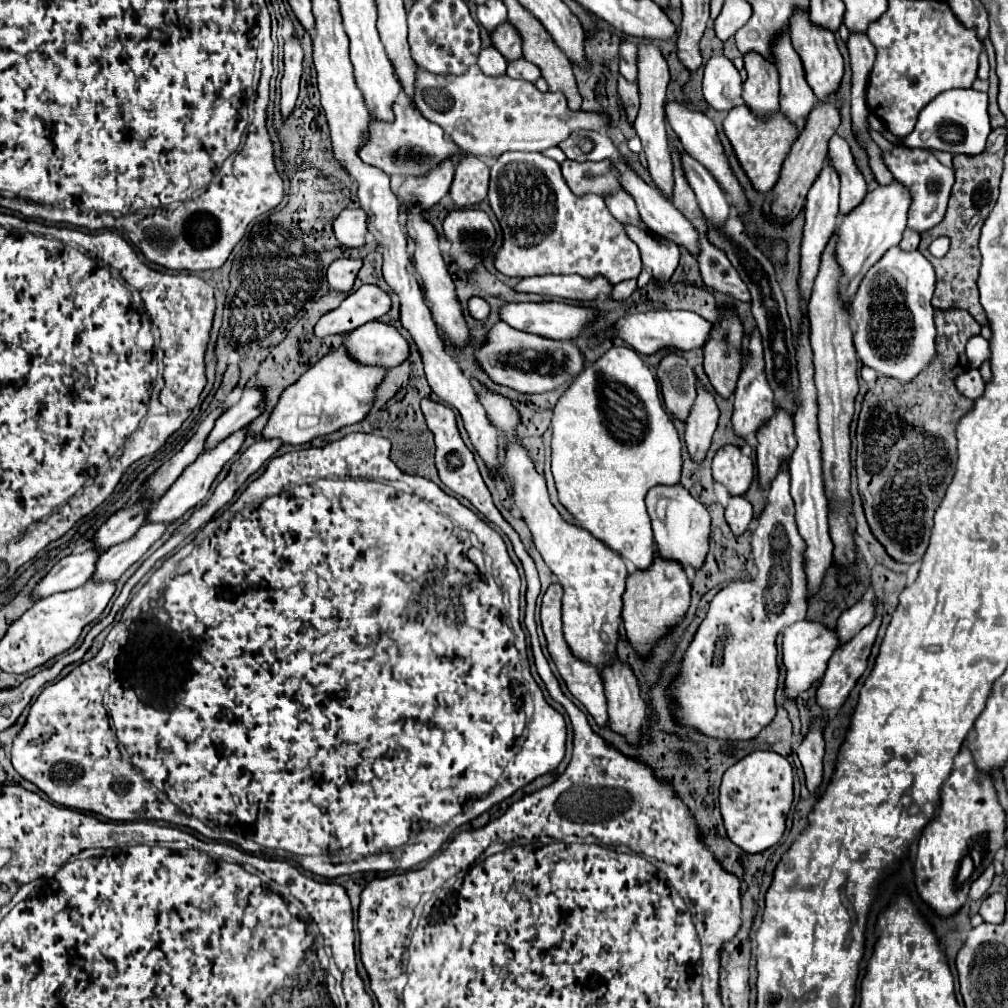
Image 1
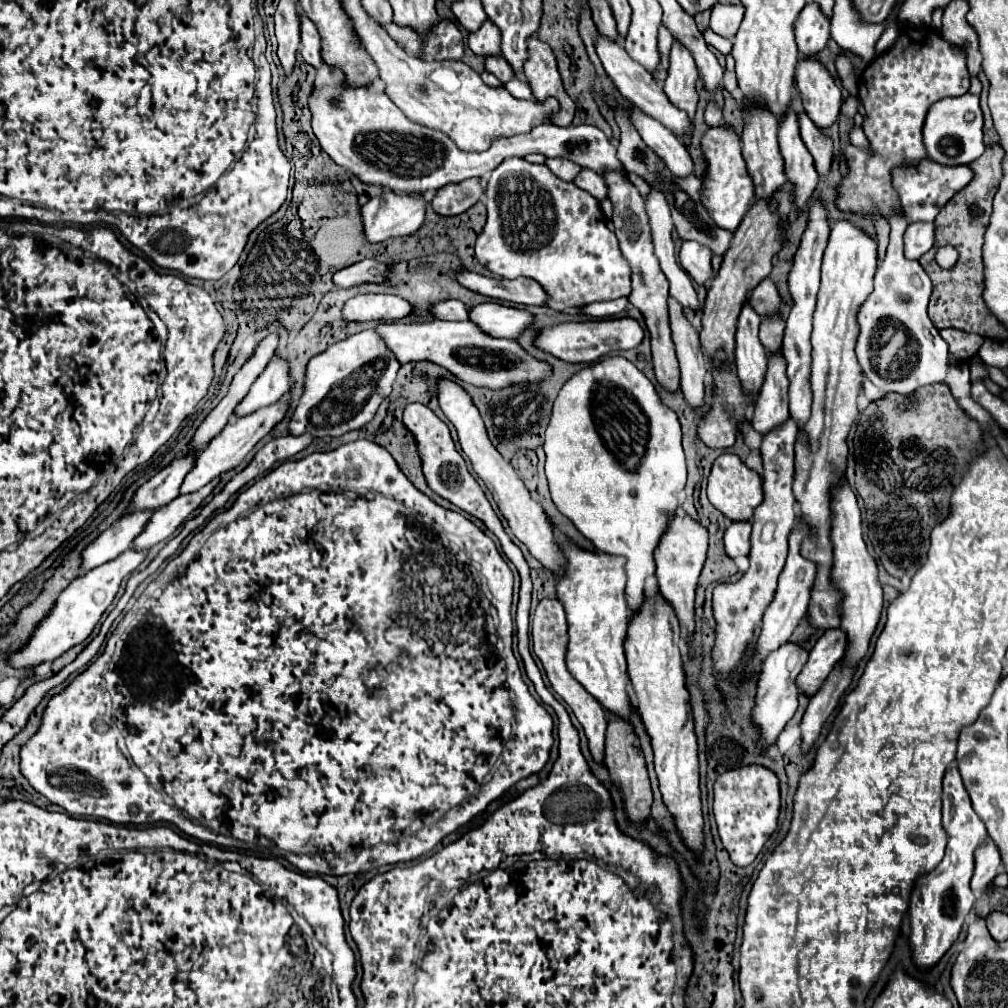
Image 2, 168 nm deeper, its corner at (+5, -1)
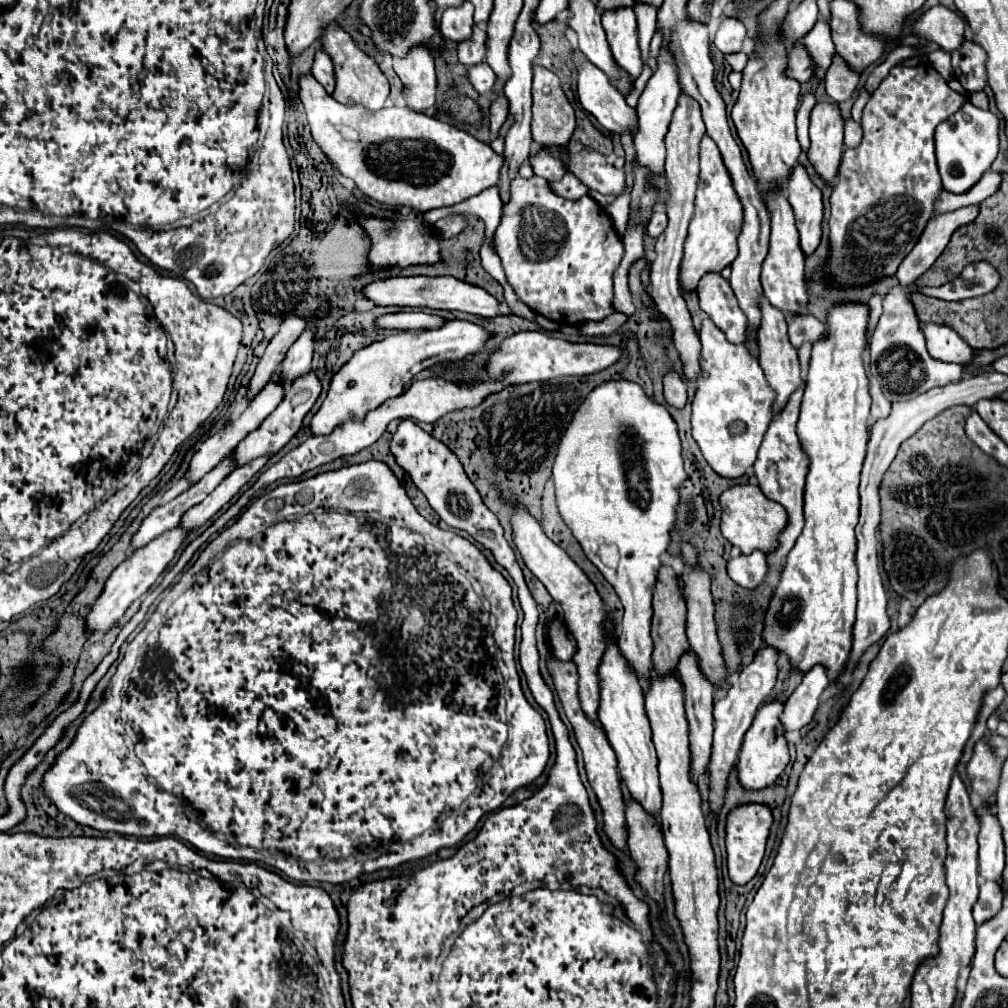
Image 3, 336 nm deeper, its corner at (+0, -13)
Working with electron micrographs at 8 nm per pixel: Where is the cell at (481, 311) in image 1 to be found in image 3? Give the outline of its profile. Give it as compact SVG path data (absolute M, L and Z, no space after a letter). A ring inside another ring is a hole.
M398 312L378 318L378 324L392 330L432 330L442 326L442 318L424 312Z

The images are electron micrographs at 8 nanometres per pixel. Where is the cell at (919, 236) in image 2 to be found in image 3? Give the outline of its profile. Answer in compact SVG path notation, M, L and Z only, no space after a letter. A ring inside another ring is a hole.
M976 204L934 216L928 222L922 238L916 242L914 250L900 264L900 268L896 272L898 282L902 286L914 284L914 280L920 274L924 274L936 262L936 258L942 254L942 250L946 248L954 230L958 230L960 226L964 226L968 222L974 222L976 216L978 216Z

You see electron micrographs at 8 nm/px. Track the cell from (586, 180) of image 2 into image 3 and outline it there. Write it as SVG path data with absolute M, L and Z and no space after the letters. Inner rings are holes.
M564 174L564 178L560 182L550 182L550 188L554 194L568 198L568 200L578 200L582 196L588 194L588 188L582 186L582 182L578 182L578 178L574 178L574 174Z

